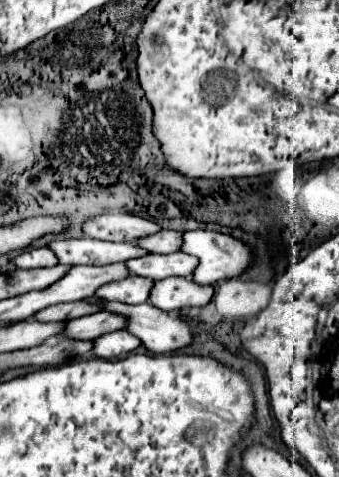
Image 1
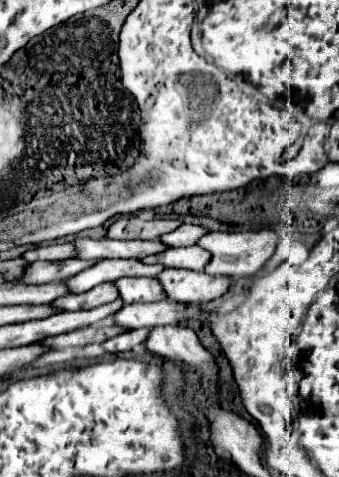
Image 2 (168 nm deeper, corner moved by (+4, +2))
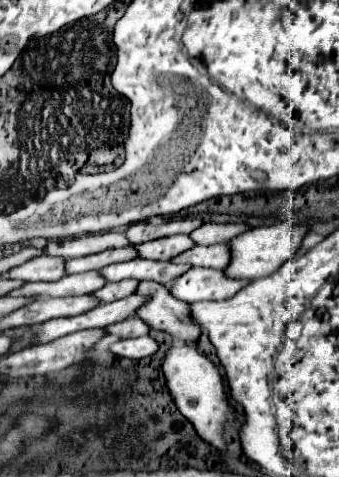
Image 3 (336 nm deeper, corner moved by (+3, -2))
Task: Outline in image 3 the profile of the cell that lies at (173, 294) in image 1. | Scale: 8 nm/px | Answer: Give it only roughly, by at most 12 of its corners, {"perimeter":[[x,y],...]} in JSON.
{"perimeter":[[192,267],[170,293],[186,303],[222,301],[250,281]]}

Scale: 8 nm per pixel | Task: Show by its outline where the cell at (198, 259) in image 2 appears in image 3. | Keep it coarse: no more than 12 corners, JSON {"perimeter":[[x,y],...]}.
{"perimeter":[[196,245],[174,263],[226,269],[228,245]]}

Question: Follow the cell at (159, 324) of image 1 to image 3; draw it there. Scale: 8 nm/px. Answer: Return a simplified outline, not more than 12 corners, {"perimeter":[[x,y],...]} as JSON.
{"perimeter":[[174,345],[162,369],[180,413],[224,451],[232,419],[222,379],[196,347]]}

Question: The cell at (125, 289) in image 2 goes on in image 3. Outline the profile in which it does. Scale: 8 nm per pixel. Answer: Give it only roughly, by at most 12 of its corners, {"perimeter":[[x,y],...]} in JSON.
{"perimeter":[[152,283],[138,311],[152,329],[196,345],[202,327],[188,303]]}

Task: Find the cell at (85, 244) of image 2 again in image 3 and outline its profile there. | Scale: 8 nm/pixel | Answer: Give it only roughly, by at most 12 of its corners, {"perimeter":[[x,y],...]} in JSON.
{"perimeter":[[172,235],[138,245],[144,259],[170,261],[192,249],[190,235]]}

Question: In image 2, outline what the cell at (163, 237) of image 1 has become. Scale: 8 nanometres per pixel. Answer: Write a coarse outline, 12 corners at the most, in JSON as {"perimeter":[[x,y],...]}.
{"perimeter":[[181,225],[161,235],[167,247],[195,245],[207,229],[199,225]]}

